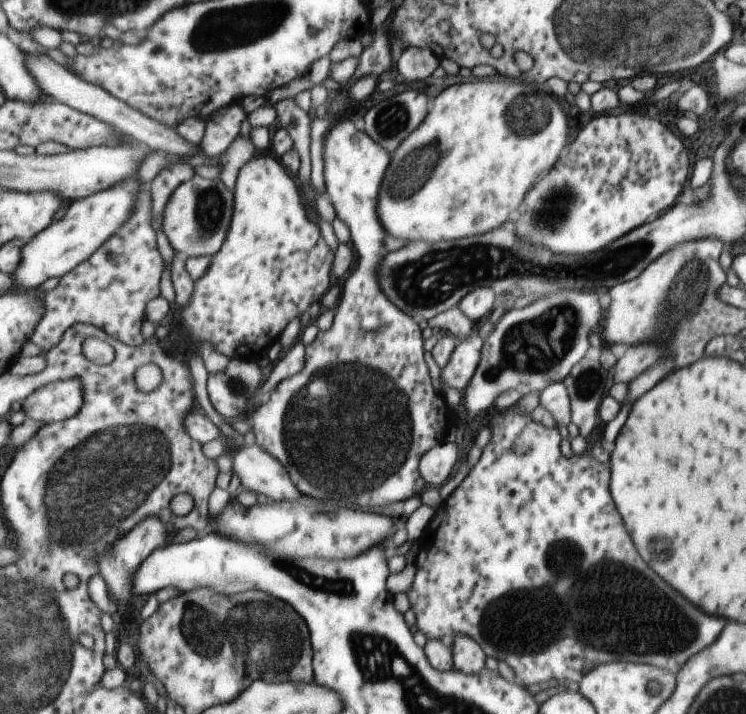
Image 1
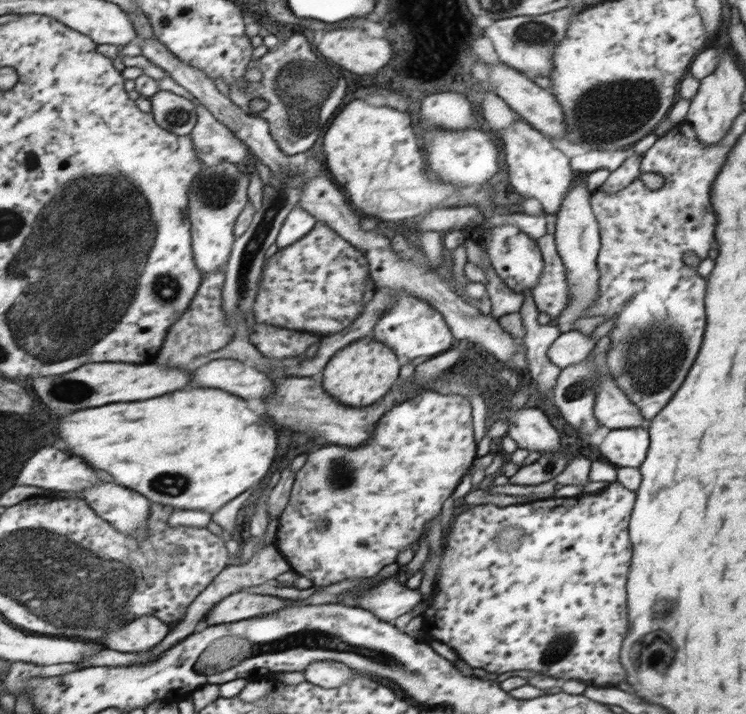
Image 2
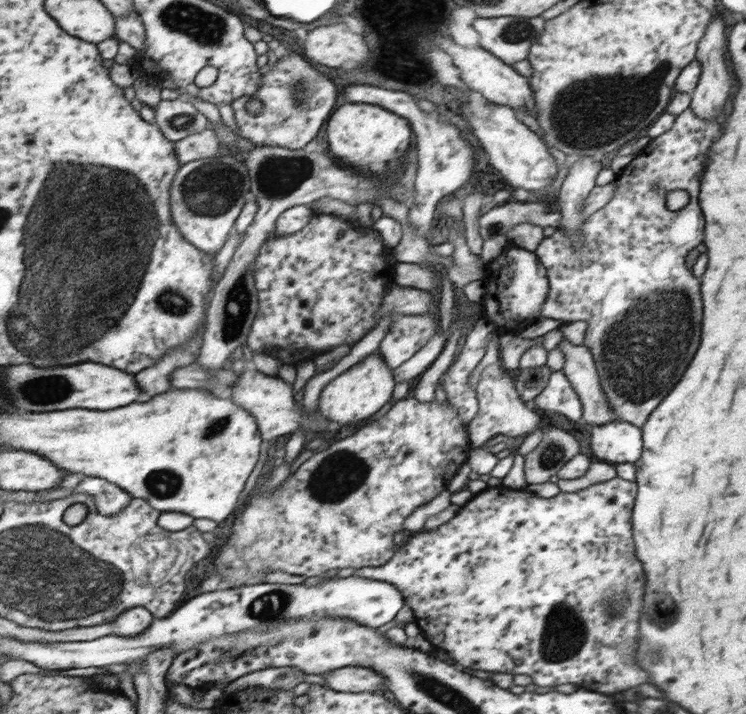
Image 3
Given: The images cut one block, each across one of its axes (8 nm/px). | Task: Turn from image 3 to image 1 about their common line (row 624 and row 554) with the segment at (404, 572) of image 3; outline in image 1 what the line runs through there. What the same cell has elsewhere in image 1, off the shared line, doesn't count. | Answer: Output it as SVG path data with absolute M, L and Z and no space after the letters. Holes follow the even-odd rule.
M507 407L488 419L490 438L482 448L477 463L466 474L460 484L434 510L427 526L417 539L417 551L414 557L414 579L411 588L406 593L409 608L415 616L415 627L419 636L427 639L440 639L442 636L467 635L471 637L484 652L486 657L493 657L496 661L504 661L516 680L529 684L549 684L549 680L557 680L557 684L567 684L574 681L581 682L588 672L595 666L605 662L647 663L676 673L683 668L689 658L711 646L717 640L725 620L719 616L709 616L671 590L649 566L639 558L636 548L621 524L620 514L615 502L611 502L610 490L607 490L609 480L609 464L595 462L589 455L571 455L564 458L559 453L559 432L556 426L547 428L534 422L529 413L517 412Z

